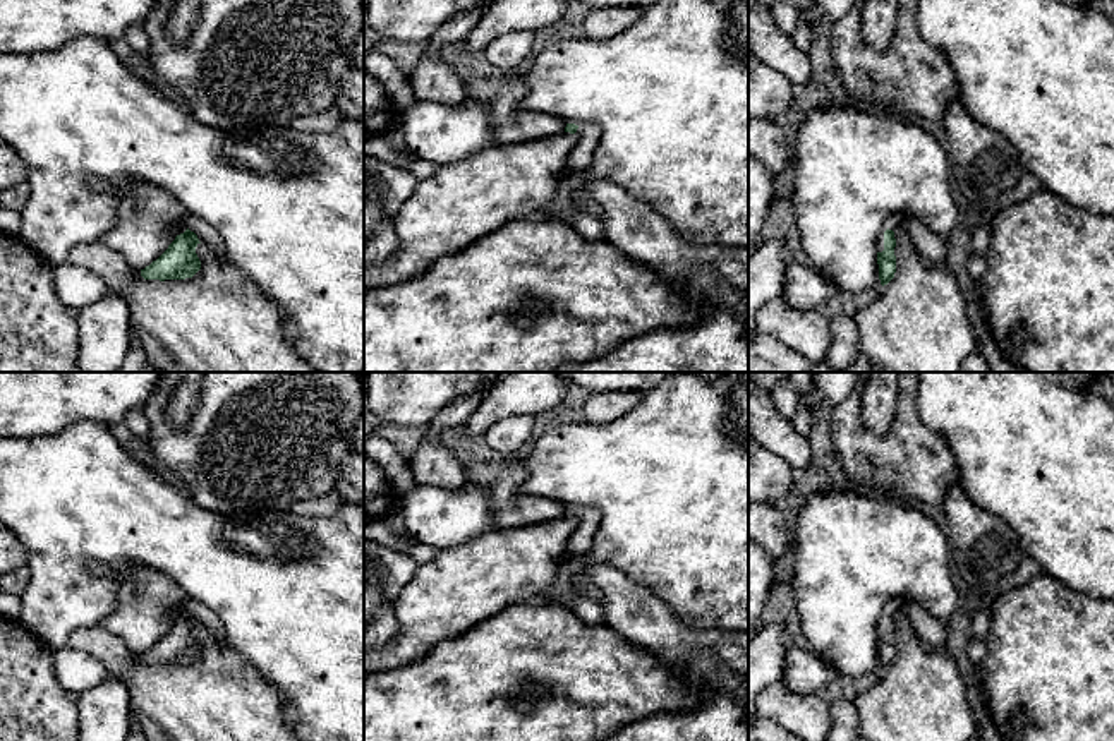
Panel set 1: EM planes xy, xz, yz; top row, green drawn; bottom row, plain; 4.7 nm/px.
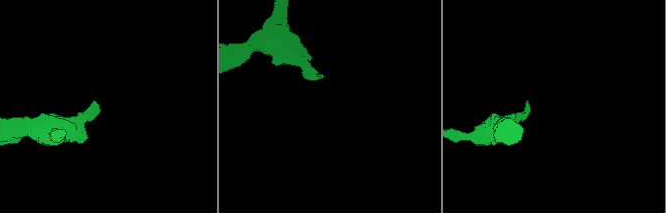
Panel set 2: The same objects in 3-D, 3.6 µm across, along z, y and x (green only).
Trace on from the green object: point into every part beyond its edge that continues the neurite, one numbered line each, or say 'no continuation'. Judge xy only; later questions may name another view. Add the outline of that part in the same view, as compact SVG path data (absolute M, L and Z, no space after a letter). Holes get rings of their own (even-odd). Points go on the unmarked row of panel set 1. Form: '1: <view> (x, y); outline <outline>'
1: xy (211, 623); outline M192 599L185 602L184 609L204 626L211 638L218 642L225 640L225 626L211 609Z

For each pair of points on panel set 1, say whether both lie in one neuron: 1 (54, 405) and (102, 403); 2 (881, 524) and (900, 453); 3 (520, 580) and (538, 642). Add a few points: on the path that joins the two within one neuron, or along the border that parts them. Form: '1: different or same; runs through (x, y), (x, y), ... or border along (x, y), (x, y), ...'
1: same; runs through (66, 403), (90, 403)
2: different; border along (848, 487), (927, 508)
3: different; border along (541, 599), (515, 602), (490, 618)

